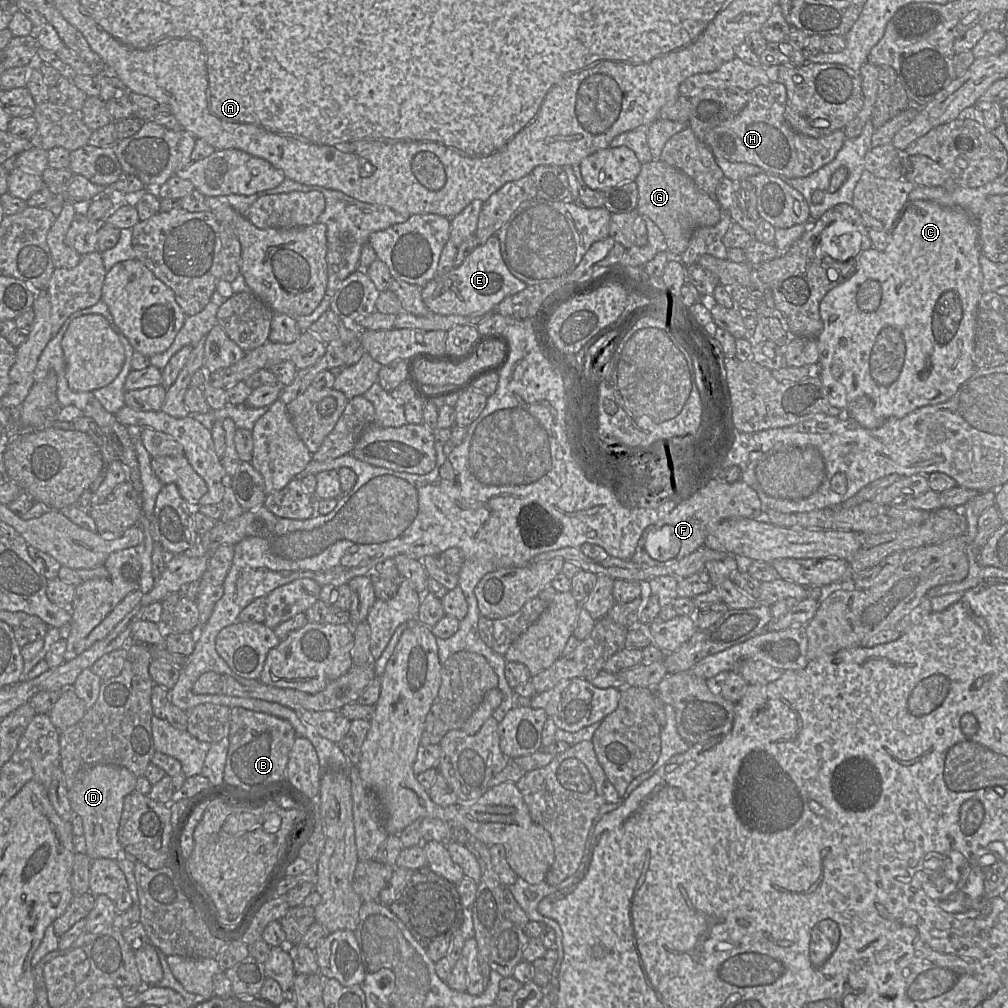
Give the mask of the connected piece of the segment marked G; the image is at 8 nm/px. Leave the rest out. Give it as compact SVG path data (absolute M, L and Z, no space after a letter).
M655 159L655 160L652 160L648 163L642 164L641 170L640 170L639 174L637 175L635 182L636 182L637 189L638 189L638 202L637 202L636 210L641 216L649 217L662 231L665 241L666 241L666 244L667 244L667 248L668 248L667 251L669 252L671 257L679 258L680 255L687 249L691 235L695 229L697 229L699 227L714 226L721 219L722 208L719 205L718 201L716 199L711 198L706 192L704 192L703 190L698 188L696 186L696 184L693 182L693 180L691 180L682 171L676 169L673 166L670 166L669 164L665 163L664 161L661 161L659 159Z

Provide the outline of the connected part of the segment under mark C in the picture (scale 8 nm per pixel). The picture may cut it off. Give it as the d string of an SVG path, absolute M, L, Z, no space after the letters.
M908 200L905 205L902 207L899 212L896 221L893 227L887 231L888 234L888 245L884 251L879 251L874 247L870 249L864 250L860 253L860 259L858 261L858 269L857 271L845 282L839 284L838 286L831 289L821 300L820 302L820 315L824 324L824 328L821 334L817 338L818 350L819 350L819 366L822 368L820 378L825 387L830 388L830 384L835 381L840 382L844 385L847 394L847 414L850 418L854 419L858 422L862 427L868 429L875 429L880 427L885 421L890 418L903 418L914 410L928 406L943 403L949 400L958 390L961 384L963 384L974 372L976 369L974 361L973 361L973 350L974 350L974 339L975 339L975 325L976 325L976 315L977 315L977 307L979 300L982 295L982 280L983 274L982 269L979 262L979 256L981 254L980 248L980 232L979 225L975 218L971 217L965 210L960 207L947 207L942 206L937 203L926 201L926 200Z

